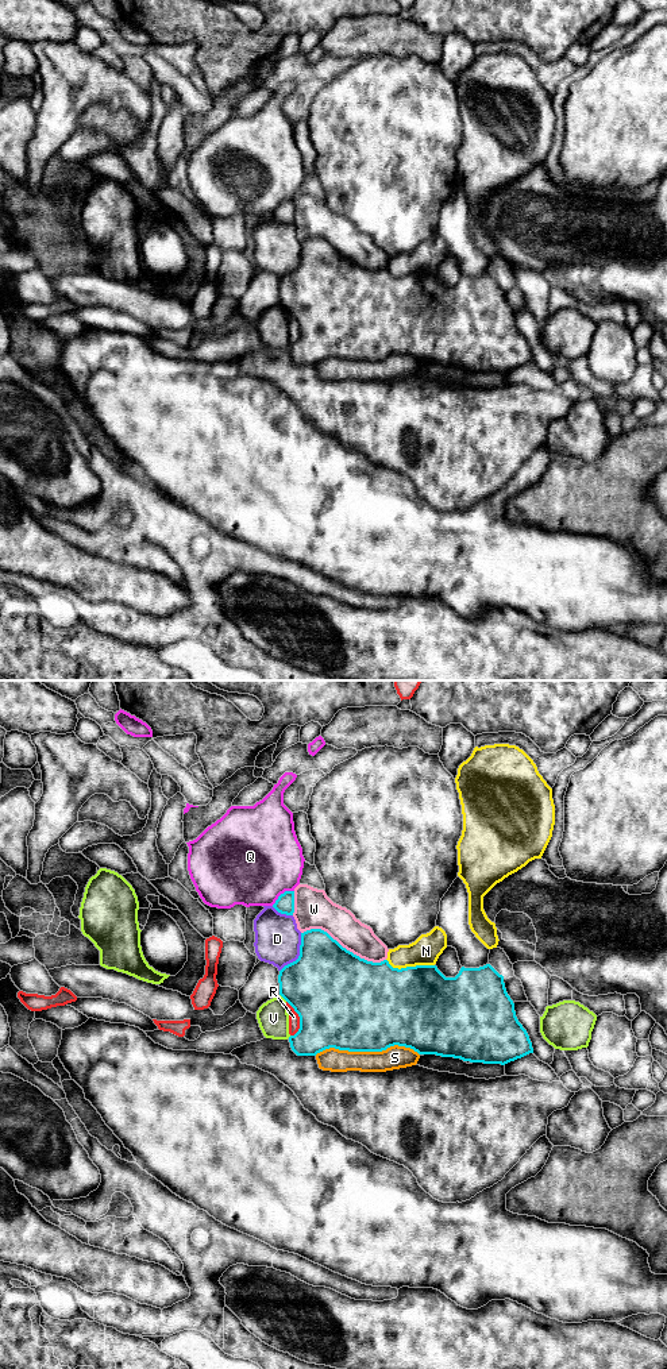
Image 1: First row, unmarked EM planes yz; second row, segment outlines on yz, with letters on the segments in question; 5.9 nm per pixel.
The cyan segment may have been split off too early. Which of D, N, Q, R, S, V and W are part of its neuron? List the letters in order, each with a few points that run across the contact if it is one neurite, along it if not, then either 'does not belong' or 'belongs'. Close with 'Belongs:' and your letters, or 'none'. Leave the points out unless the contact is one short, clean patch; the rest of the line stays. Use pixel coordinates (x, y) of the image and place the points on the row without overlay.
D: does not belong
N: does not belong
Q: does not belong
R: does not belong
S: does not belong
V: does not belong
W: does not belong
Belongs: none

